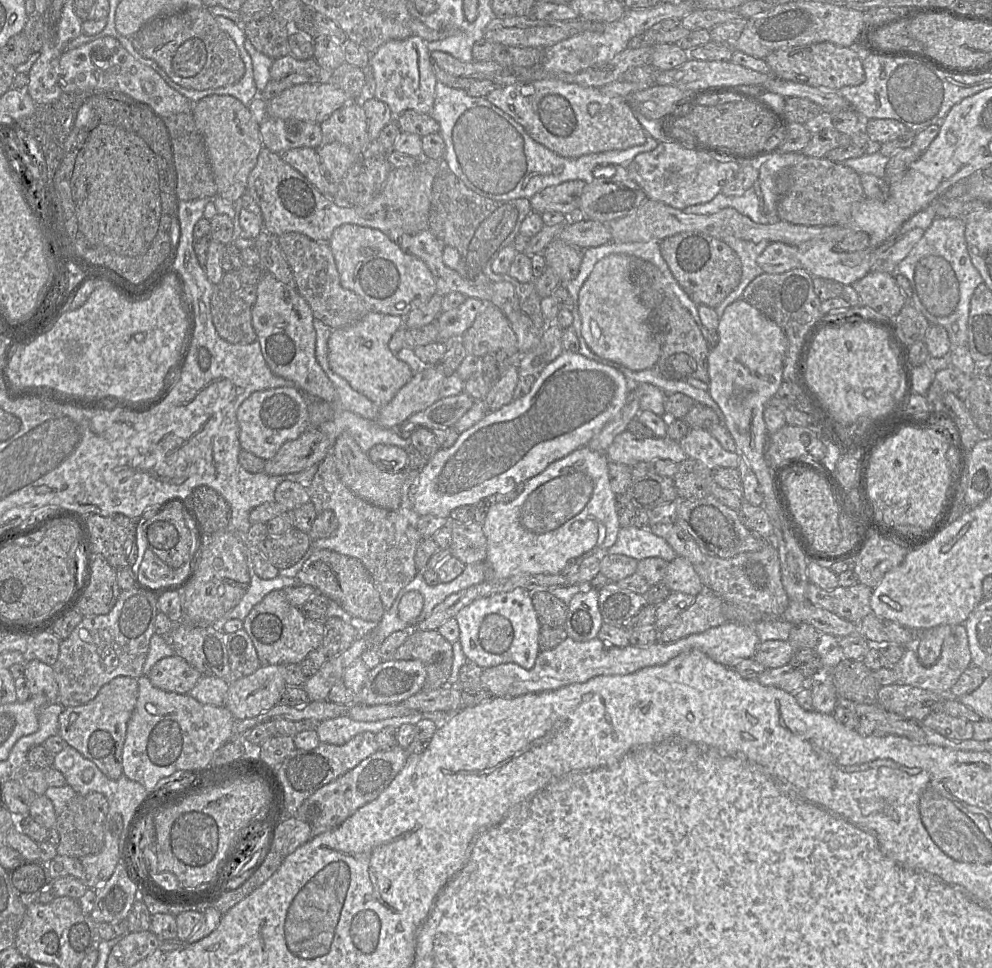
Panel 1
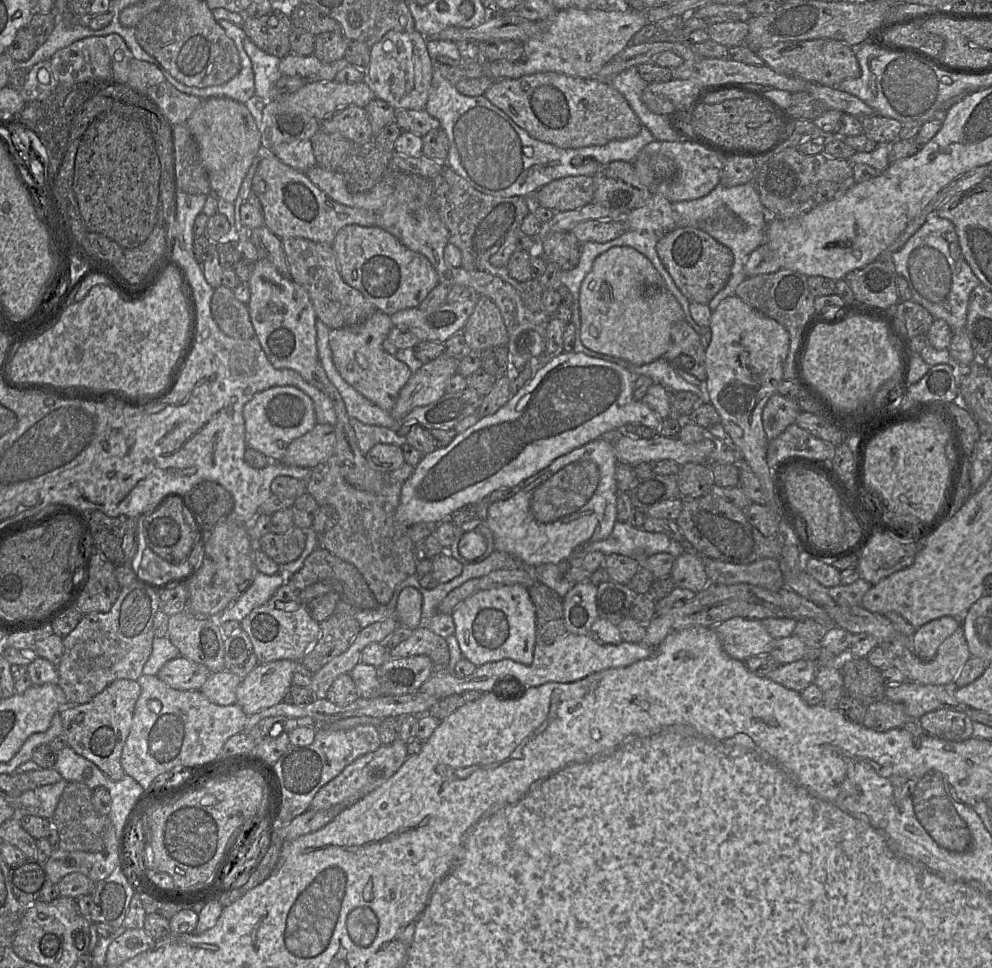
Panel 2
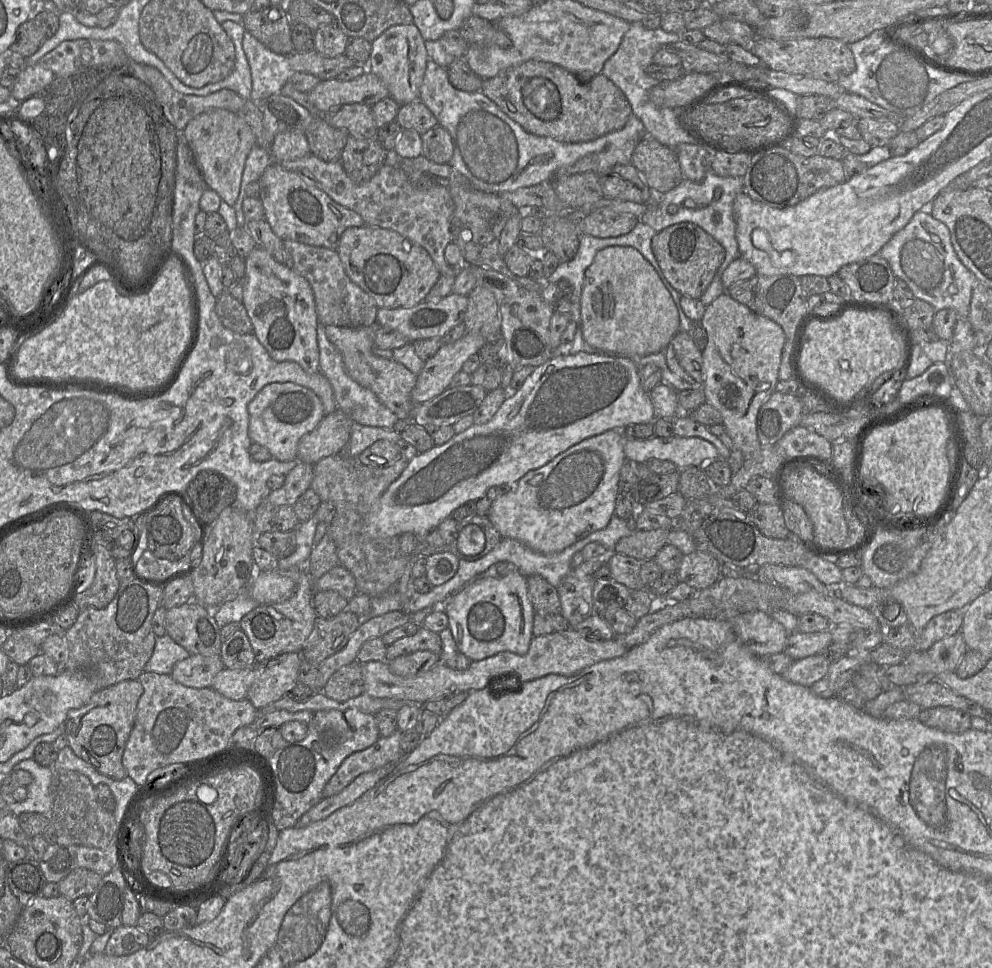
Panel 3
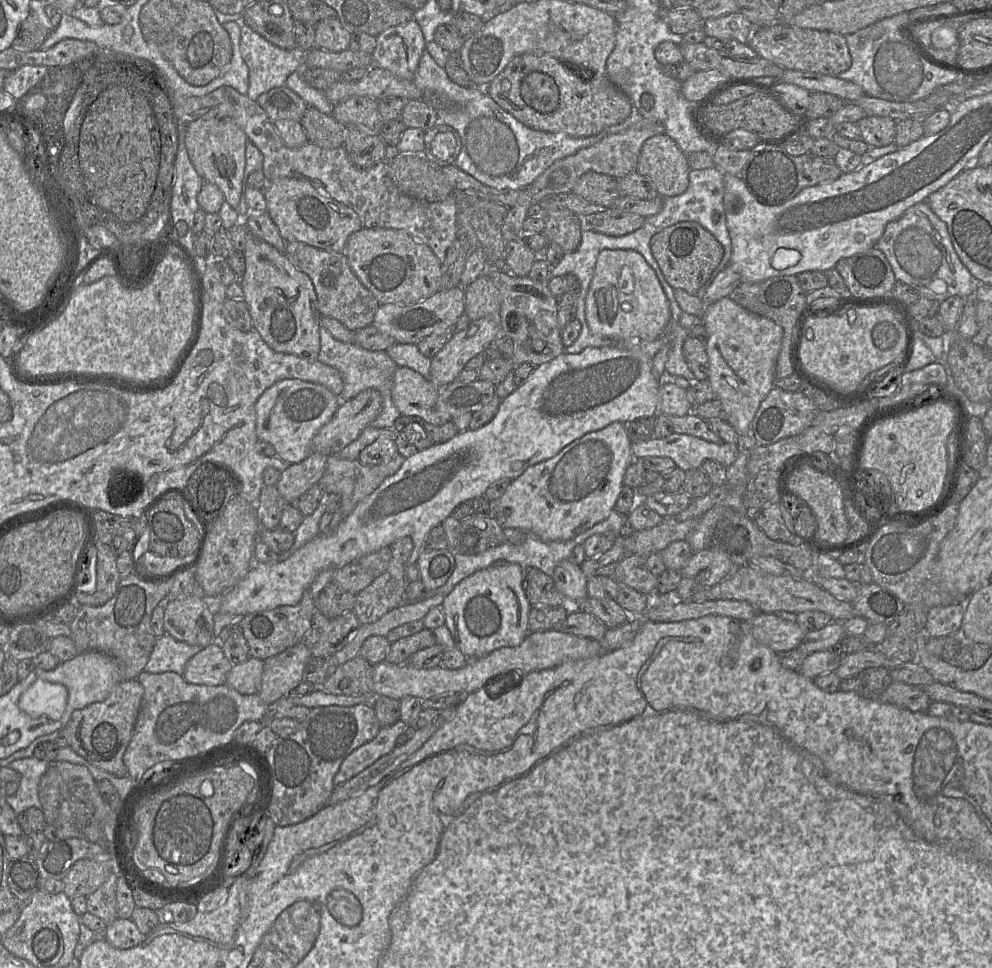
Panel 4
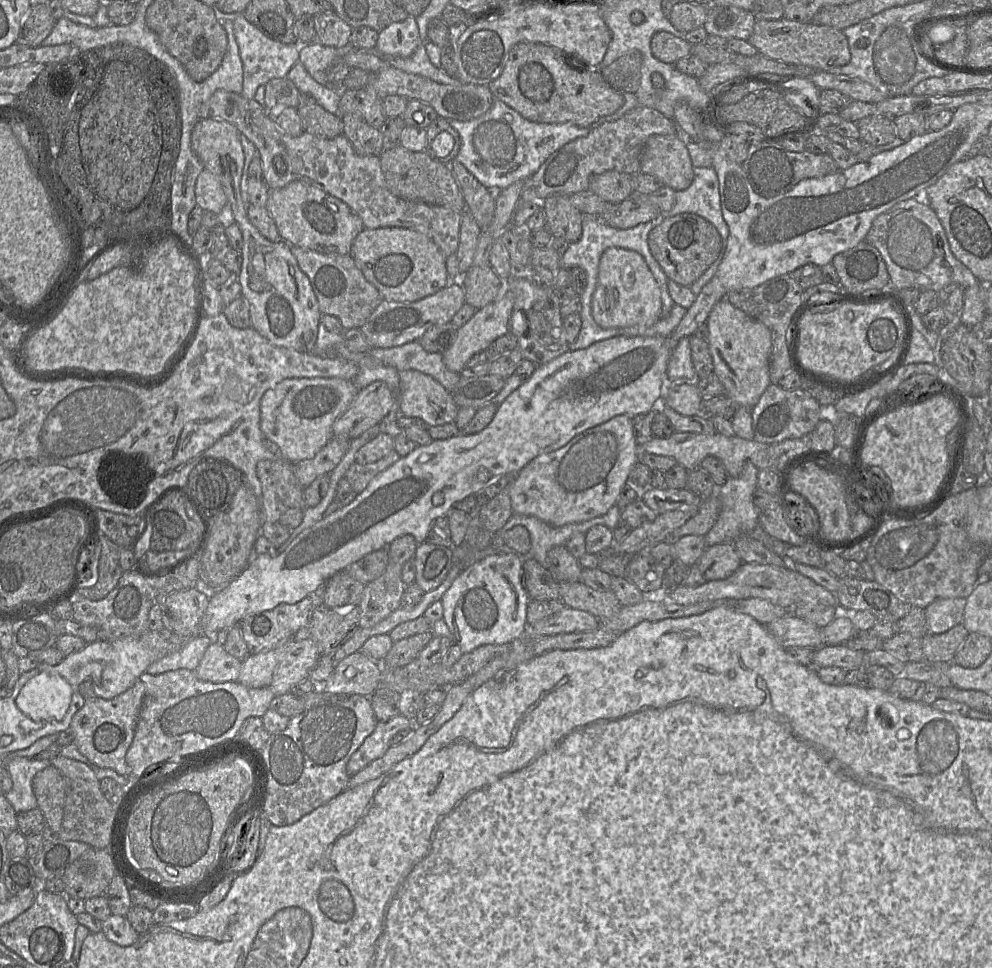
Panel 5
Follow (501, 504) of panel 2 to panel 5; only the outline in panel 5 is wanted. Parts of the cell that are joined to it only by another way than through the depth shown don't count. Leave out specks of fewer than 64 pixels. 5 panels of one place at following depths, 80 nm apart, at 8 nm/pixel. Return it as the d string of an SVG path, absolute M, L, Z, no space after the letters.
M614 416L576 435L563 447L532 459L510 483L513 513L536 517L554 527L604 515L616 504L631 469L638 461L632 418Z

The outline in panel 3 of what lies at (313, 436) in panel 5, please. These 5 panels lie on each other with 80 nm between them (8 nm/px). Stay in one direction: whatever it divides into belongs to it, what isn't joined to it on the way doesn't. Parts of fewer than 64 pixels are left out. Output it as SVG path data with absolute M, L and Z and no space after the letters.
M292 382L266 385L249 402L247 409L251 442L267 448L272 458L279 461L296 460L300 438L312 431L325 416L320 398L312 390Z

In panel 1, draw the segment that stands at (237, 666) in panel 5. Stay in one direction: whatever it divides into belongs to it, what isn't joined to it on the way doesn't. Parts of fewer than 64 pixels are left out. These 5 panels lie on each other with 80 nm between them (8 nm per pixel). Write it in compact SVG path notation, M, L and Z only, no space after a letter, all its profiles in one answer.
M173 655L159 660L147 677L153 686L163 691L188 694L202 675L183 658Z

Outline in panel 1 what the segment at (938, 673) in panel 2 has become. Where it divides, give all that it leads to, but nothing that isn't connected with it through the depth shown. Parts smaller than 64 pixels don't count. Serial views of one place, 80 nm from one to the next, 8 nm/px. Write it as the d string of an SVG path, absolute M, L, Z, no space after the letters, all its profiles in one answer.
M964 624L952 626L951 633L944 639L941 655L931 667L924 667L915 650L915 644L906 647L904 655L895 665L890 666L896 674L896 684L931 690L939 694L948 694L962 673L972 665L972 658L968 644L967 631Z

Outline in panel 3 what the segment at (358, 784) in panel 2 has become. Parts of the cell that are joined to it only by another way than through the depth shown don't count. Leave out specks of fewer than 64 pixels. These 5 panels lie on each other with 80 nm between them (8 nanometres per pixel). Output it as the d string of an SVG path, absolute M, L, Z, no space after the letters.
M396 730L388 737L379 737L370 747L354 752L339 766L323 789L322 797L328 798L341 792L357 776L382 768L395 766L403 758L401 739L403 732Z

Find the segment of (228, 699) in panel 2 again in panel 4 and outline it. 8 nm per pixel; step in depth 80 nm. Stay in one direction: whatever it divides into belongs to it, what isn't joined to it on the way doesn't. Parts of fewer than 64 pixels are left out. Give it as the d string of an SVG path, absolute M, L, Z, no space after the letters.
M250 657L234 665L227 675L225 684L243 695L258 694L261 688L264 661Z

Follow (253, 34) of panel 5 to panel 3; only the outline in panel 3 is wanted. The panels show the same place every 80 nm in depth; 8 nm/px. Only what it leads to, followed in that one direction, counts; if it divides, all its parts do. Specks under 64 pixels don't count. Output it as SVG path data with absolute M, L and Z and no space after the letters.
M248 31L244 32L242 47L248 60L252 90L250 99L261 100L281 92L295 73L289 65L289 56L279 55L259 42Z

